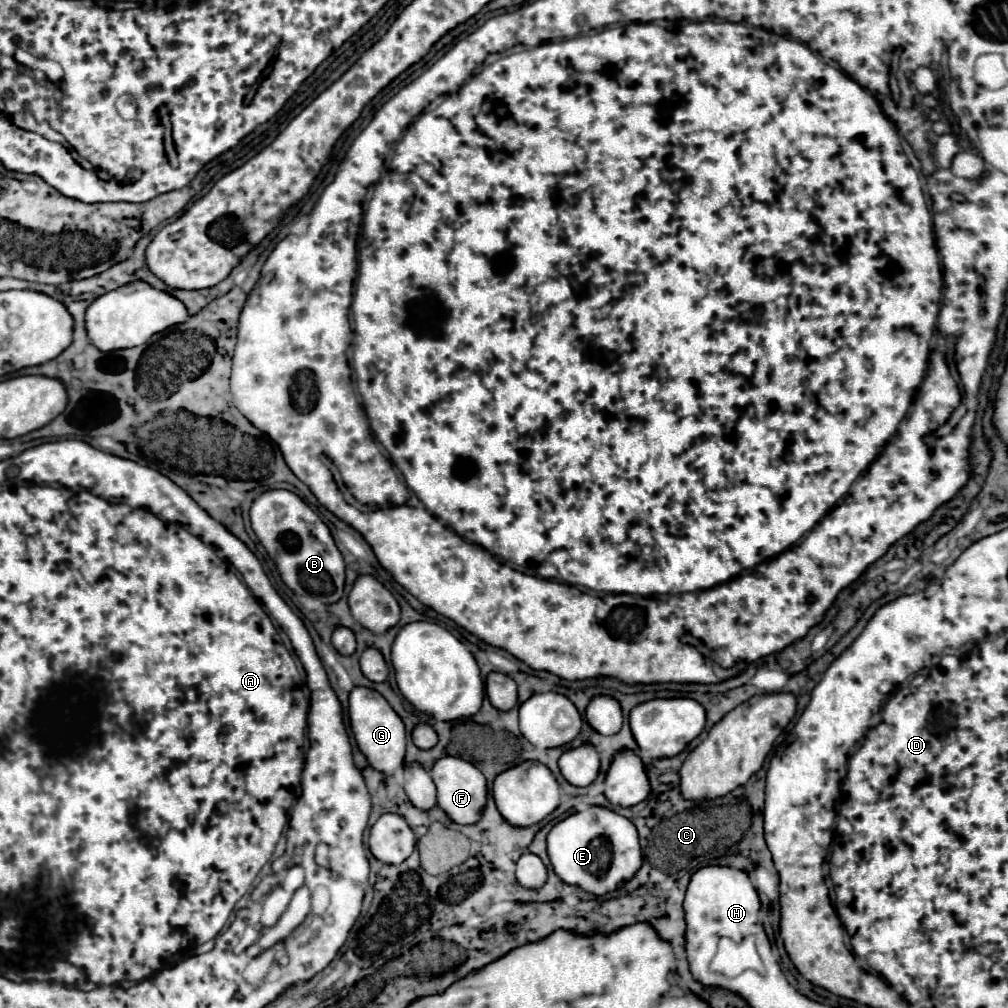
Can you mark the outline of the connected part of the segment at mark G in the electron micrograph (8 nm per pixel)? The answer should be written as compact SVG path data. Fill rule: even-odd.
M363 686L353 688L349 694L349 720L351 720L351 730L357 740L357 746L365 754L373 770L391 776L399 768L403 768L405 726L401 718L397 716L397 712L387 704L387 700L379 692L371 688L363 688Z

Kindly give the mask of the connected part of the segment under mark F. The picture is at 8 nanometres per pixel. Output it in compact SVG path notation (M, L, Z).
M445 756L435 762L431 768L431 778L437 786L437 806L455 822L455 824L475 824L481 818L481 812L487 804L487 784L485 776L471 764L461 758Z

